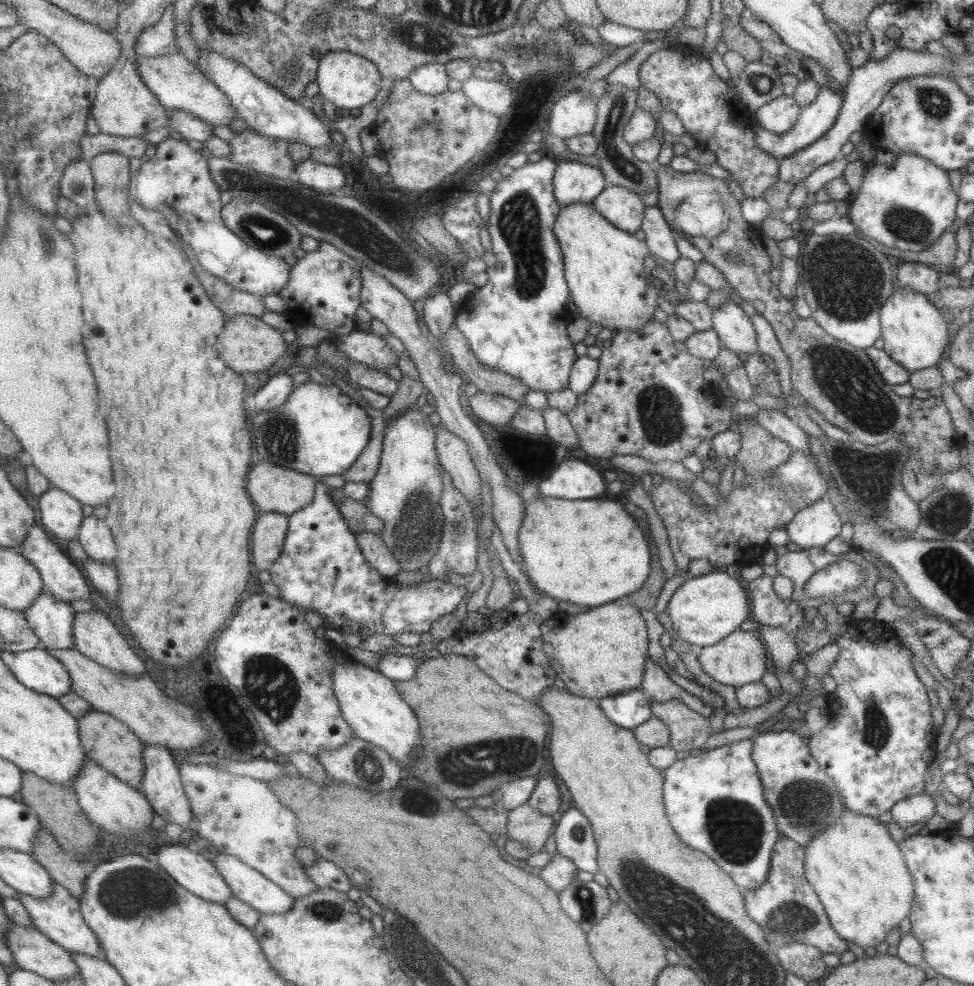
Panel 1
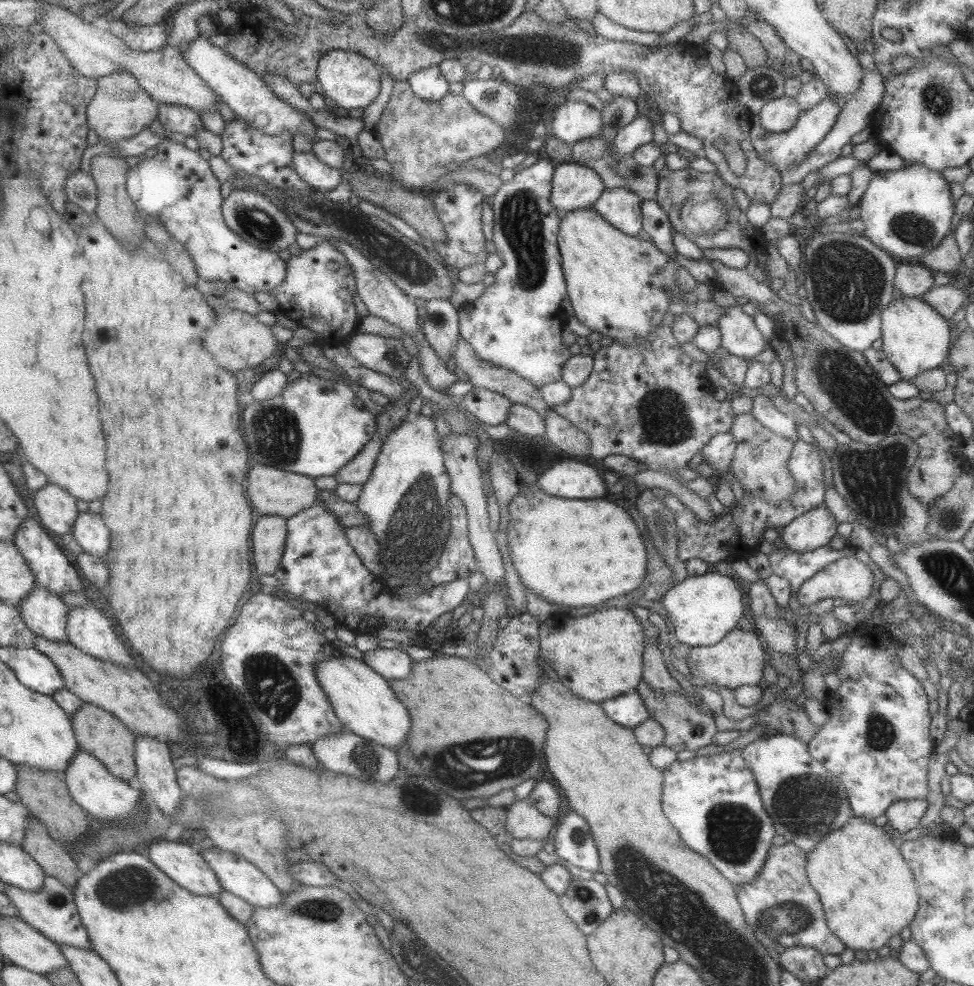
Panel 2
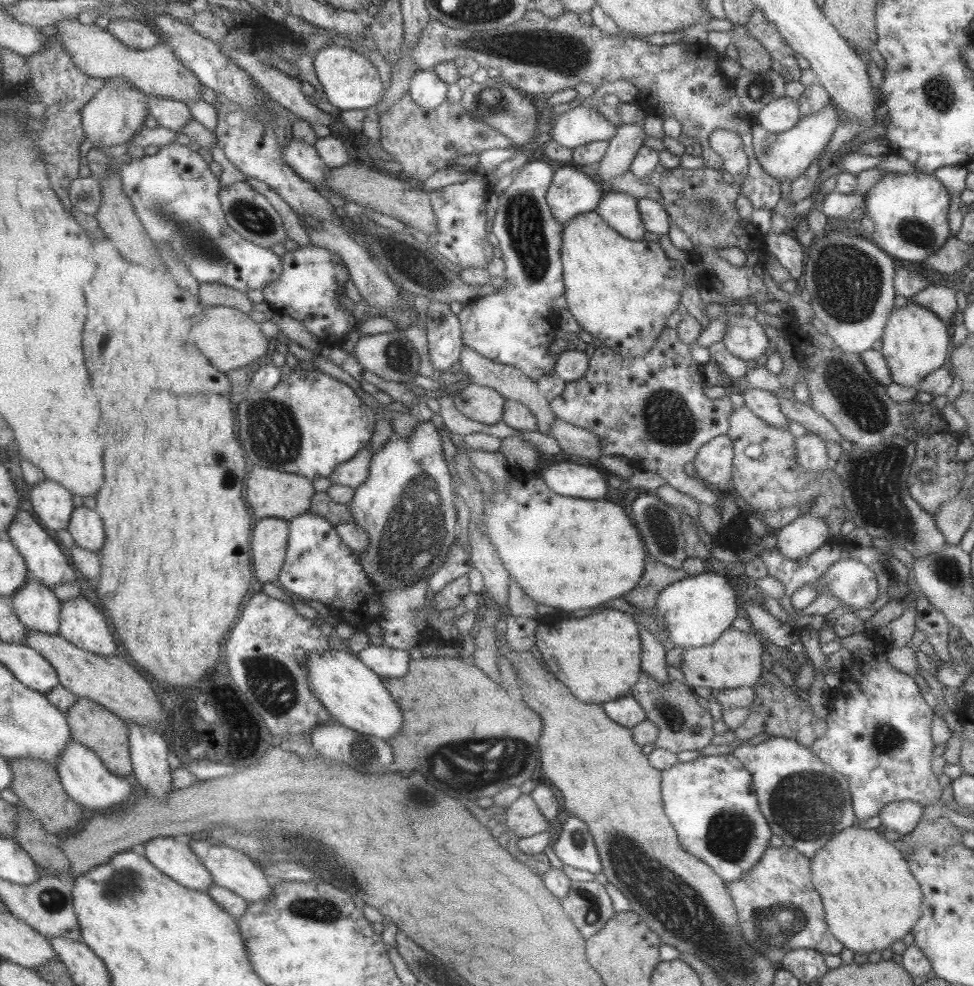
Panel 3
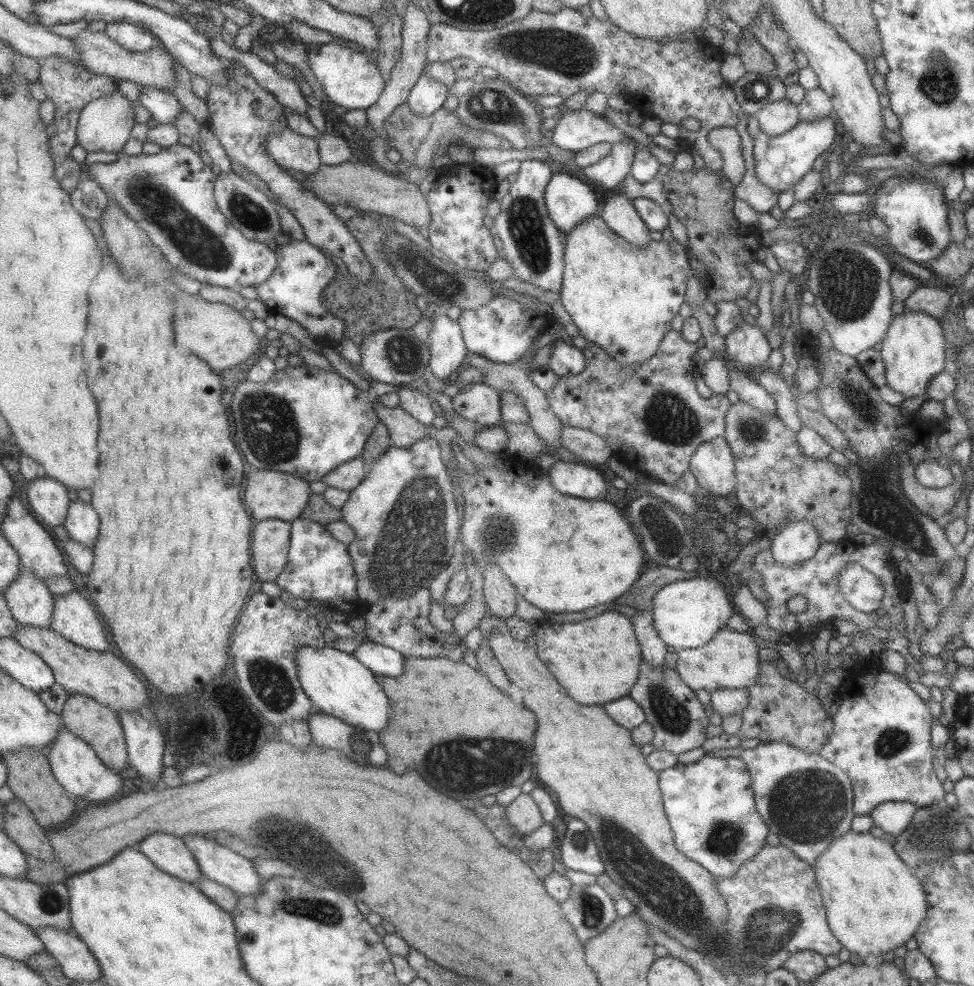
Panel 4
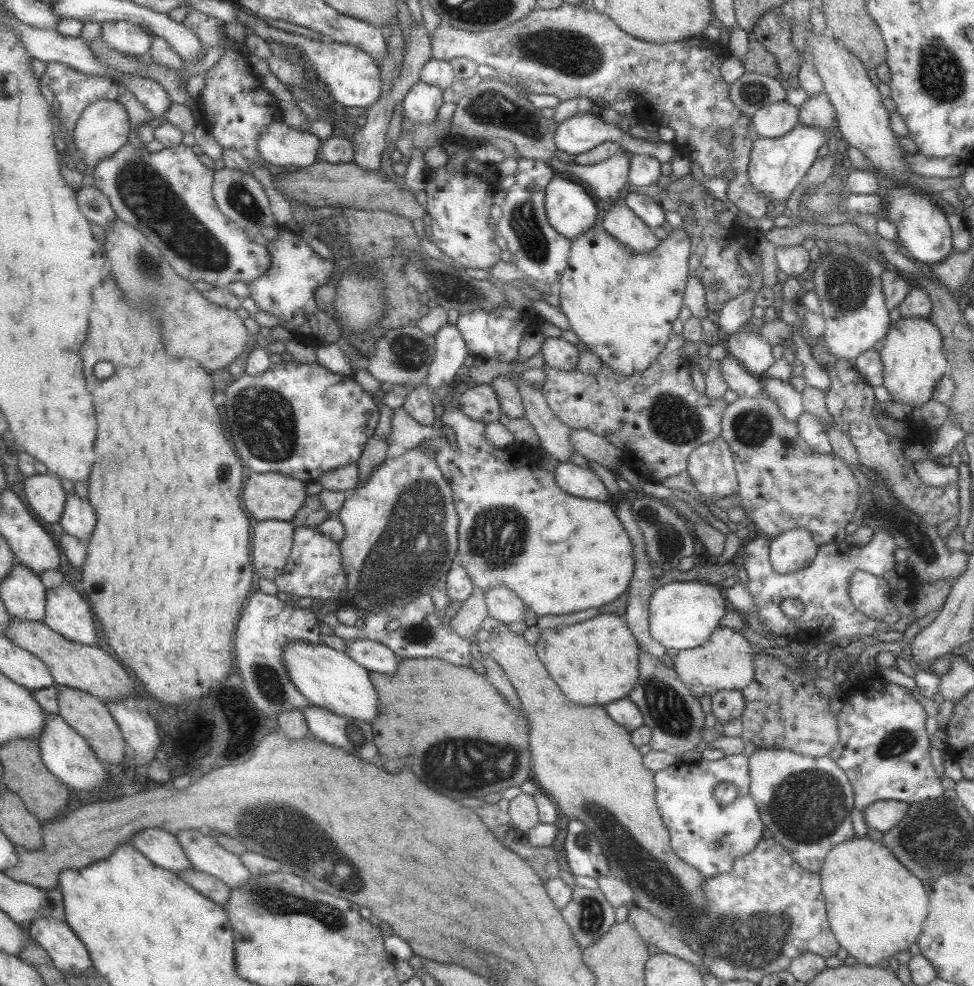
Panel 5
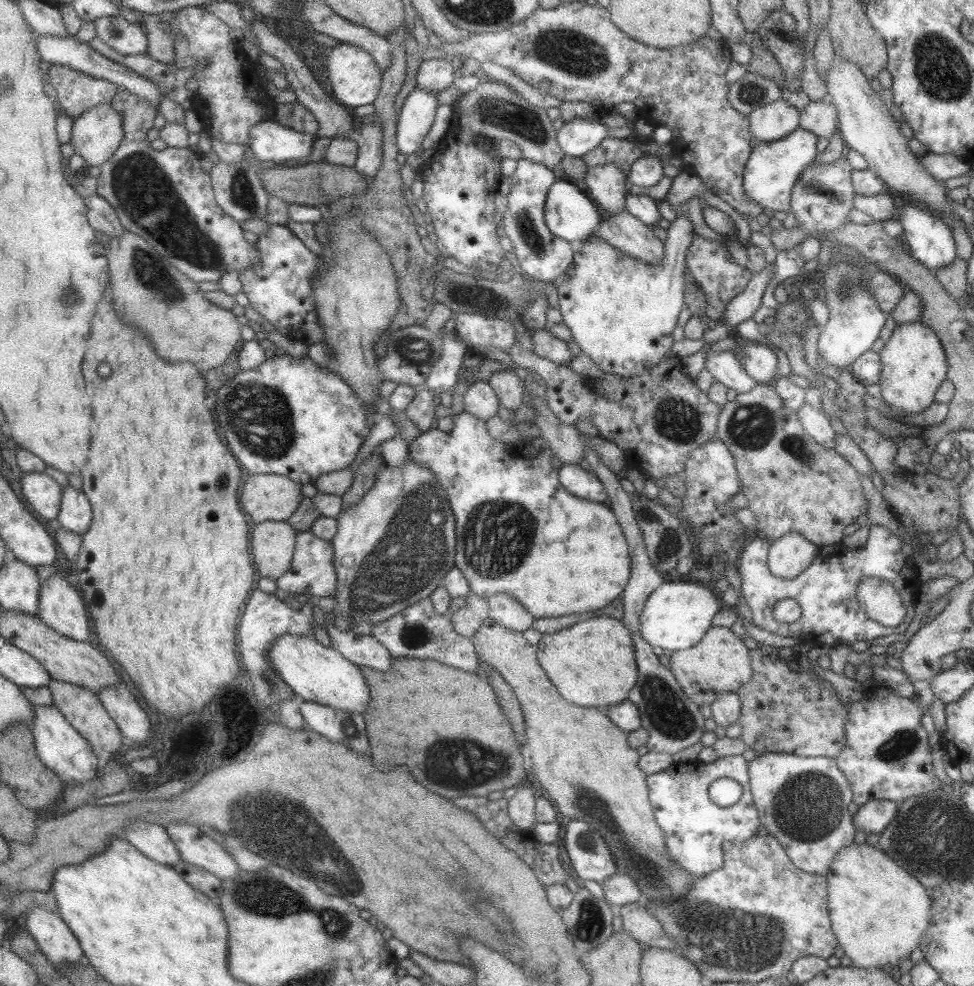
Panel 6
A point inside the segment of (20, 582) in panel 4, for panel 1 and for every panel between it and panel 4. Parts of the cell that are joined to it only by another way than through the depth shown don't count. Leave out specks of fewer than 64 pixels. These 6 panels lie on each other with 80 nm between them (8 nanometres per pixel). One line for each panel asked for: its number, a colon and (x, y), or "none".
1: (51, 620)
2: (44, 614)
3: (35, 605)

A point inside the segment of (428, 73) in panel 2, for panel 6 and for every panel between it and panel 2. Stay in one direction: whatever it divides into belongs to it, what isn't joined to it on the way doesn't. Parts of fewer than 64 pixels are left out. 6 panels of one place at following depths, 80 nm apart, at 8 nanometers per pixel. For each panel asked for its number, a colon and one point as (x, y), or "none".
3: (426, 89)
4: (426, 96)
5: (420, 104)
6: (415, 118)

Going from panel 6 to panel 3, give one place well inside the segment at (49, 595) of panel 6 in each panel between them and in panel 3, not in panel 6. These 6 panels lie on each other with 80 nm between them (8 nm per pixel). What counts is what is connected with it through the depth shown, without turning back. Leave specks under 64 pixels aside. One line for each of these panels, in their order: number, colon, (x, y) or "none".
3: (80, 623)
4: (73, 618)
5: (66, 613)

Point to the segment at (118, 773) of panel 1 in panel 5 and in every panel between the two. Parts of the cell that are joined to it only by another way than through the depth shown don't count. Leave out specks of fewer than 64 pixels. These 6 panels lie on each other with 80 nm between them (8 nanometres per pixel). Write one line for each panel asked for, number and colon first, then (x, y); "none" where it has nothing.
2: (98, 732)
3: (95, 727)
4: (98, 726)
5: (87, 715)

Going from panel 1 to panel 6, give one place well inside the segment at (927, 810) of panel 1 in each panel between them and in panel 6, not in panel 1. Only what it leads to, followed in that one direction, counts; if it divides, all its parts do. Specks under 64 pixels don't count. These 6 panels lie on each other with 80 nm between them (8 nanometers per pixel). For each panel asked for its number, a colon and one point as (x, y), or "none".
2: (902, 816)
3: (901, 817)
4: (891, 816)
5: (880, 815)
6: (872, 816)

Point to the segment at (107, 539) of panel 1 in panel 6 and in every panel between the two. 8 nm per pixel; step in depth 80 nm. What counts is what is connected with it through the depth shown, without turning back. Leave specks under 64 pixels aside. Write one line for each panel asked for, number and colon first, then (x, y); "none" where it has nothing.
2: (88, 530)
3: (84, 526)
4: (81, 523)
5: (78, 518)
6: (74, 514)

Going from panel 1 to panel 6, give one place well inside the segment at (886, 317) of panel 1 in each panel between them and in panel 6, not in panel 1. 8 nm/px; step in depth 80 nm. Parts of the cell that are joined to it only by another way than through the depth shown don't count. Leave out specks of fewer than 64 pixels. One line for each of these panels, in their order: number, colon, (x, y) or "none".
2: (915, 338)
3: (915, 342)
4: (913, 350)
5: (913, 360)
6: (913, 364)

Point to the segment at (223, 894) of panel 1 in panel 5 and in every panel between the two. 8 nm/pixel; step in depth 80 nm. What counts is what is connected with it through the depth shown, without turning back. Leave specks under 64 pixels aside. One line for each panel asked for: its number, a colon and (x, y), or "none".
2: (179, 861)
3: (173, 857)
4: (168, 853)
5: (161, 847)

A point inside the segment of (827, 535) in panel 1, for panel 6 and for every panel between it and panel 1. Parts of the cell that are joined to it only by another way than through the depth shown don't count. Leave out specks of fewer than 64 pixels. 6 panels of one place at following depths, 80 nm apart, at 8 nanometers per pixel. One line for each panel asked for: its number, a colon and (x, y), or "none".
2: (813, 529)
3: (802, 536)
4: (796, 543)
5: (793, 549)
6: (787, 556)

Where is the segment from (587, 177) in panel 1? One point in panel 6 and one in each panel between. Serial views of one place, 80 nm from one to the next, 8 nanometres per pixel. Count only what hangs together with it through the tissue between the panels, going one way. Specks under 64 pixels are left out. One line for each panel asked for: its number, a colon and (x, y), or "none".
2: (574, 186)
3: (571, 192)
4: (568, 201)
5: (570, 211)
6: (569, 215)

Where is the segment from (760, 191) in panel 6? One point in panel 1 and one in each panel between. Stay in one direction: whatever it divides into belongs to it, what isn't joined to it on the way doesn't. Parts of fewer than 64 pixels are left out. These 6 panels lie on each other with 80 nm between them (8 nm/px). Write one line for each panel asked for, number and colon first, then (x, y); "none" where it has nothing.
1: (815, 119)
2: (781, 150)
3: (785, 156)
4: (781, 161)
5: (776, 165)

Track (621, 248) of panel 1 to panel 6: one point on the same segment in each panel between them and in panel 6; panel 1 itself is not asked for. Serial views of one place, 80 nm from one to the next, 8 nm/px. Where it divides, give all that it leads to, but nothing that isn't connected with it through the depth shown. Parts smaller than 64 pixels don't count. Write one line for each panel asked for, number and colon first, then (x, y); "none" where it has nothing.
2: (618, 285)
3: (621, 292)
4: (621, 298)
5: (620, 304)
6: (620, 312)

